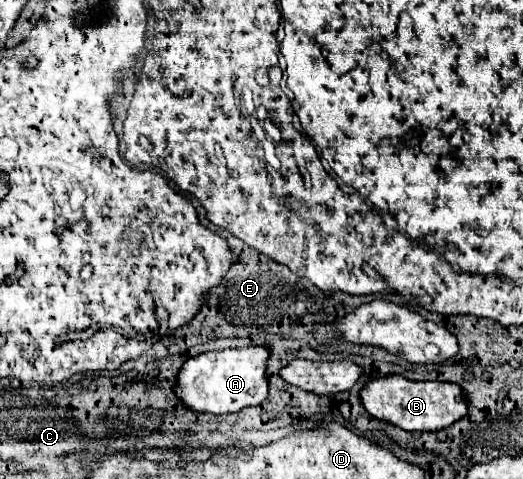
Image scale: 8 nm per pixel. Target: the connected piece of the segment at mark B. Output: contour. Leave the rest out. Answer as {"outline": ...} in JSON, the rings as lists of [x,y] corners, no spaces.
{"outline":[[[390,374],[370,380],[360,390],[360,400],[366,412],[378,420],[390,422],[408,432],[432,432],[450,426],[468,410],[468,402],[458,384],[452,382],[412,382],[404,376]]]}

